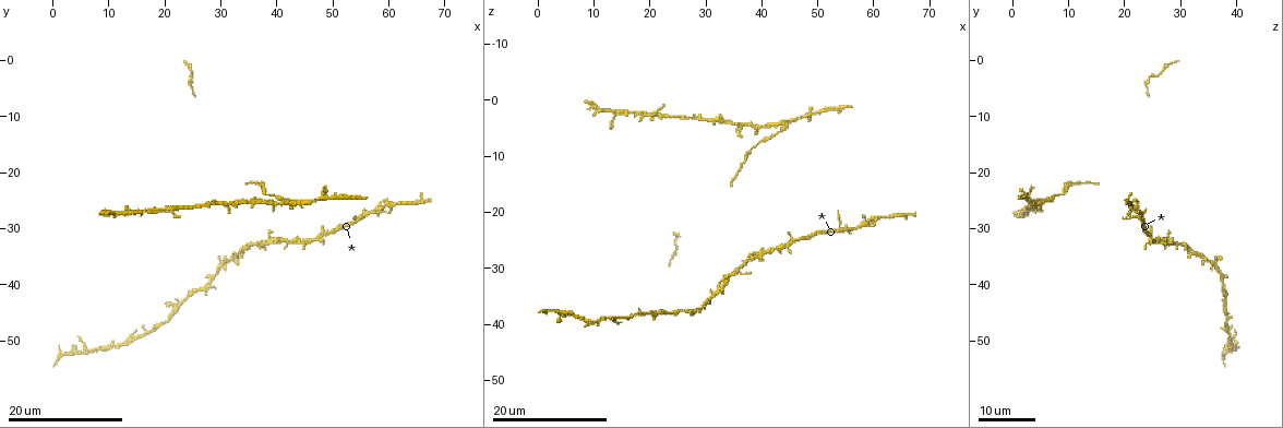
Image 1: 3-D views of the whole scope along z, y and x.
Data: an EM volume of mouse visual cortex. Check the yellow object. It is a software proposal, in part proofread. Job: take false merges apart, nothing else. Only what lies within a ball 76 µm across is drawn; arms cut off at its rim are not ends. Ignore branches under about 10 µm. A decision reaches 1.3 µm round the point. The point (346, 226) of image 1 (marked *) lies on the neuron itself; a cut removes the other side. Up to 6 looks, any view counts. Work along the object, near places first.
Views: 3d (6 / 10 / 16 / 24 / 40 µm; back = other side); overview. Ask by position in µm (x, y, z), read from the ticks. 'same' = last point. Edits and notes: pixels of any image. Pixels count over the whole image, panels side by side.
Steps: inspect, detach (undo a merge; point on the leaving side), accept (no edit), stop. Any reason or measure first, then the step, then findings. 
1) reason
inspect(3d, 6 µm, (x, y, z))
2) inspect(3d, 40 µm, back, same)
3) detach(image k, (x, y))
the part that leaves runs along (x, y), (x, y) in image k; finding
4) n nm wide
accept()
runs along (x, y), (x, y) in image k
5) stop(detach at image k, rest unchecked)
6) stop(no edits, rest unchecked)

side arm on a straight run
inspect(3d, 24 µm, (43.5, 25.5, 3.5))

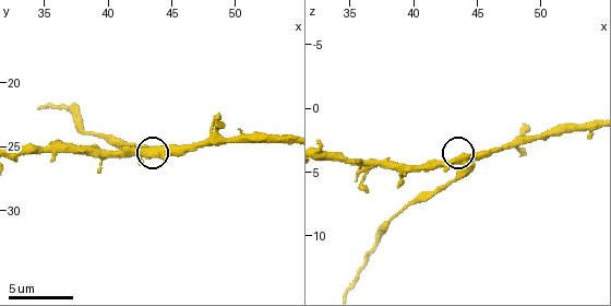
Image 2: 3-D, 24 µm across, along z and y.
closer look
inspect(3d, 10 µm, (43.6, 25.8, 4.2))

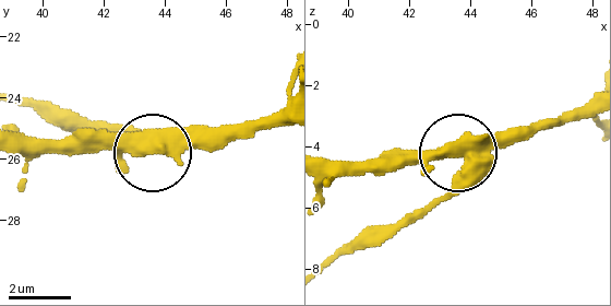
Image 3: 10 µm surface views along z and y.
side arm 13 µm
detach(image 3, (457, 195))
the part that leaves runs along (475, 160), (420, 210), (366, 231), (326, 259) in image 3; a second neuron is stuck on

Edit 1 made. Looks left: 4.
inspect(overview)

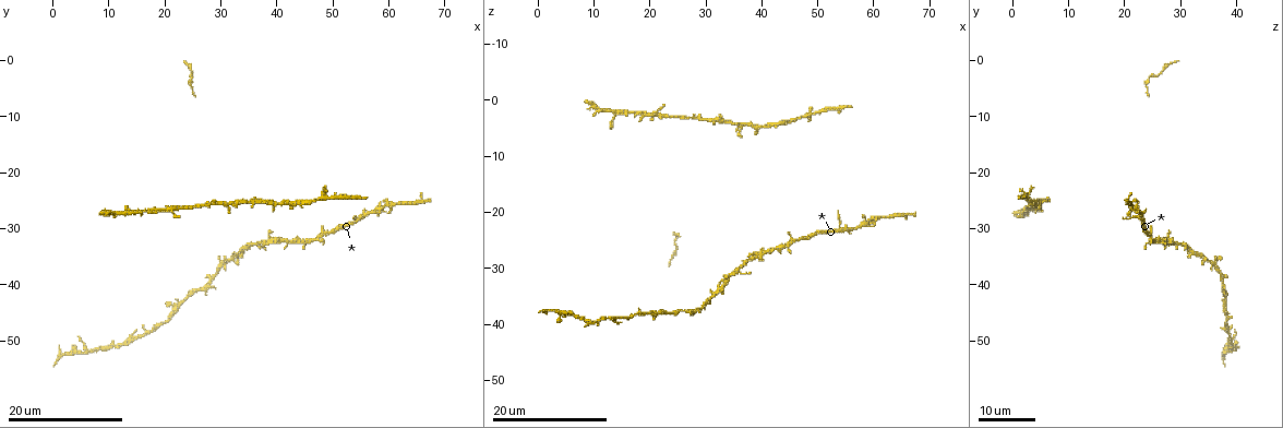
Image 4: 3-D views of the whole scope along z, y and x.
four arms meet
inspect(3d, 24 µm, (48.0, 25.0, 2.5))

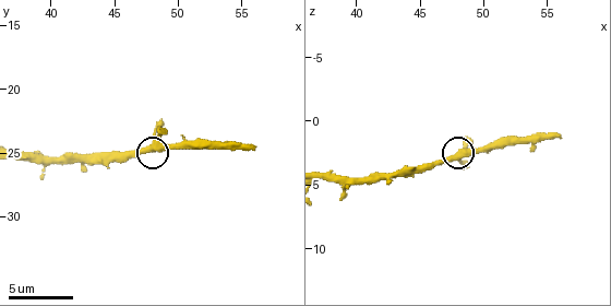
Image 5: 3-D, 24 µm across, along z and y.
closer look
inspect(3d, 10 µm, (48.2, 24.6, 2.8))

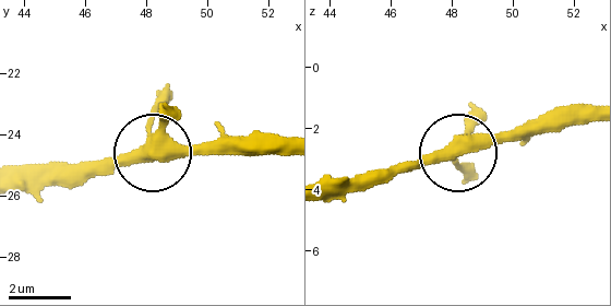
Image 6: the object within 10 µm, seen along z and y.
4 arms
accept()
continuous, no second neuron

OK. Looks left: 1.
sudden change in width
inspect(3d, 16 µm, (33.8, 25.4, 3.8))

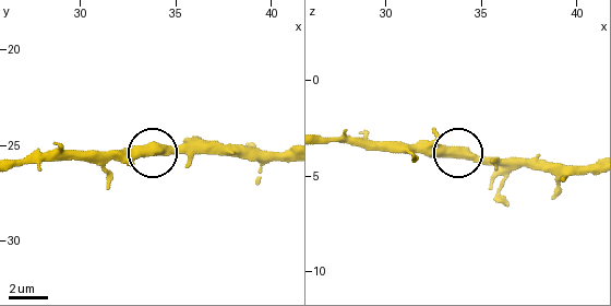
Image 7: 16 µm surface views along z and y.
accept()
one neuron here

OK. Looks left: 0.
stop(detach at image 3, rest unchecked)

